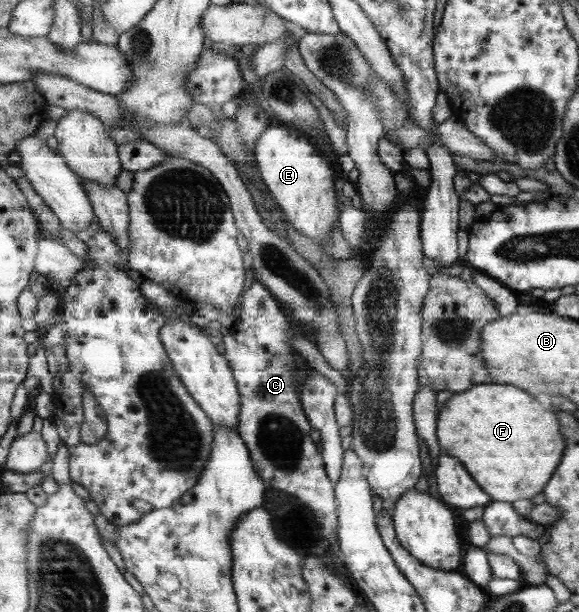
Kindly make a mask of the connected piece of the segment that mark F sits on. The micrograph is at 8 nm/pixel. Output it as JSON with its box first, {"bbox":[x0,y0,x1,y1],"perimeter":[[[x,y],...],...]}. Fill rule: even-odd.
{"bbox":[436,382,563,503],"perimeter":[[[483,382],[480,385],[470,386],[467,390],[460,393],[453,393],[438,408],[436,414],[436,437],[440,450],[445,454],[453,454],[453,458],[461,458],[461,462],[465,462],[465,470],[469,470],[469,474],[473,474],[473,478],[477,478],[477,482],[481,482],[481,486],[485,486],[485,494],[491,496],[492,501],[513,503],[516,500],[531,499],[533,496],[542,492],[543,488],[552,478],[551,472],[555,472],[560,462],[559,456],[563,456],[563,436],[559,436],[559,420],[555,420],[551,410],[543,410],[535,398],[531,398],[527,392],[505,384],[493,384],[491,382]]]}

